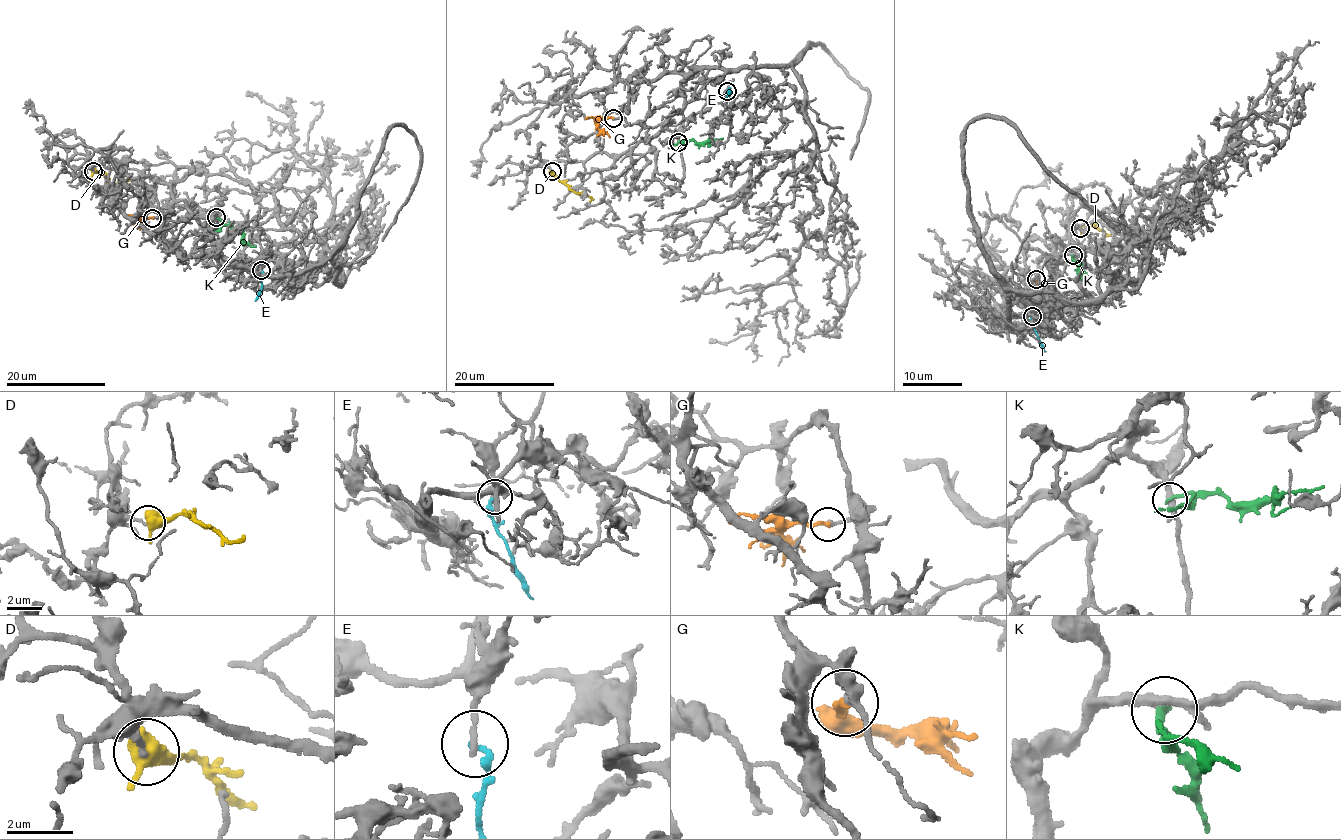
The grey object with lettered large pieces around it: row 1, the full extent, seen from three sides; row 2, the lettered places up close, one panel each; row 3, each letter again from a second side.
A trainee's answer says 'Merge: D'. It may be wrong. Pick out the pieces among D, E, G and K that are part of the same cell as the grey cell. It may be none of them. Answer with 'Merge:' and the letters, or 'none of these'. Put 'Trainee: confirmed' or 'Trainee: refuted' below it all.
Merge: G
Trainee: refuted

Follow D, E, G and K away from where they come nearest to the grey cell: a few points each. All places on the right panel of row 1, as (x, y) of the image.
D: (1079, 229), (1093, 225), (1108, 235), (1121, 219)
E: (1032, 317), (1031, 326), (1045, 351)
G: (1037, 280), (1035, 282), (1060, 286)
K: (1073, 255), (1079, 263), (1080, 278)

